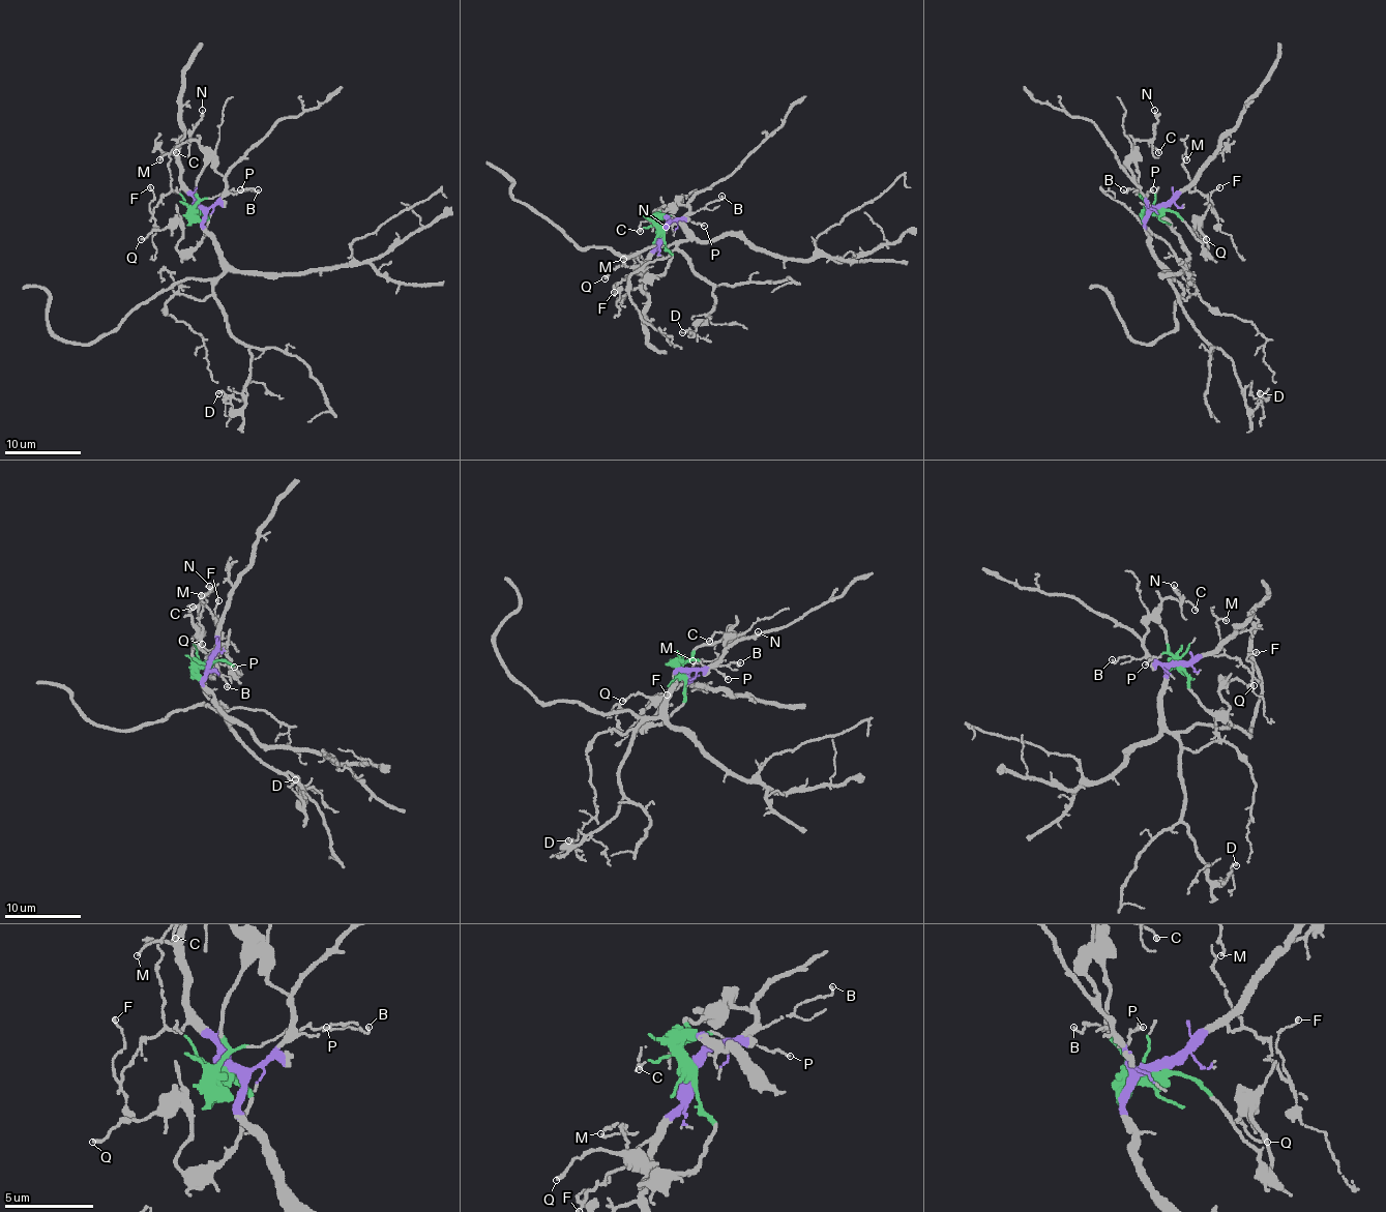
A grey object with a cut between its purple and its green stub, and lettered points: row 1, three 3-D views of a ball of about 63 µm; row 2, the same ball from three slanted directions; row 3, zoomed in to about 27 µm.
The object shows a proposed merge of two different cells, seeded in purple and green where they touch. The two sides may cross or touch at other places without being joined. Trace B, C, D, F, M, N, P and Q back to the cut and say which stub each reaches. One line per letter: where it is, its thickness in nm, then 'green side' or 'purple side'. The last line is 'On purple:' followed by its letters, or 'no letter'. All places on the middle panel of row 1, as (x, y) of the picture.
B: at (721, 196); 100 nm thick; purple side
C: at (640, 231); 110 nm thick; green side
D: at (682, 332); 110 nm thick; purple side
F: at (614, 292); 110 nm thick; purple side
M: at (623, 259); 110 nm thick; purple side
N: at (666, 227); 240 nm thick; green side
P: at (704, 226); 120 nm thick; green side
Q: at (605, 278); 170 nm thick; green side
On purple: B, D, F, M

